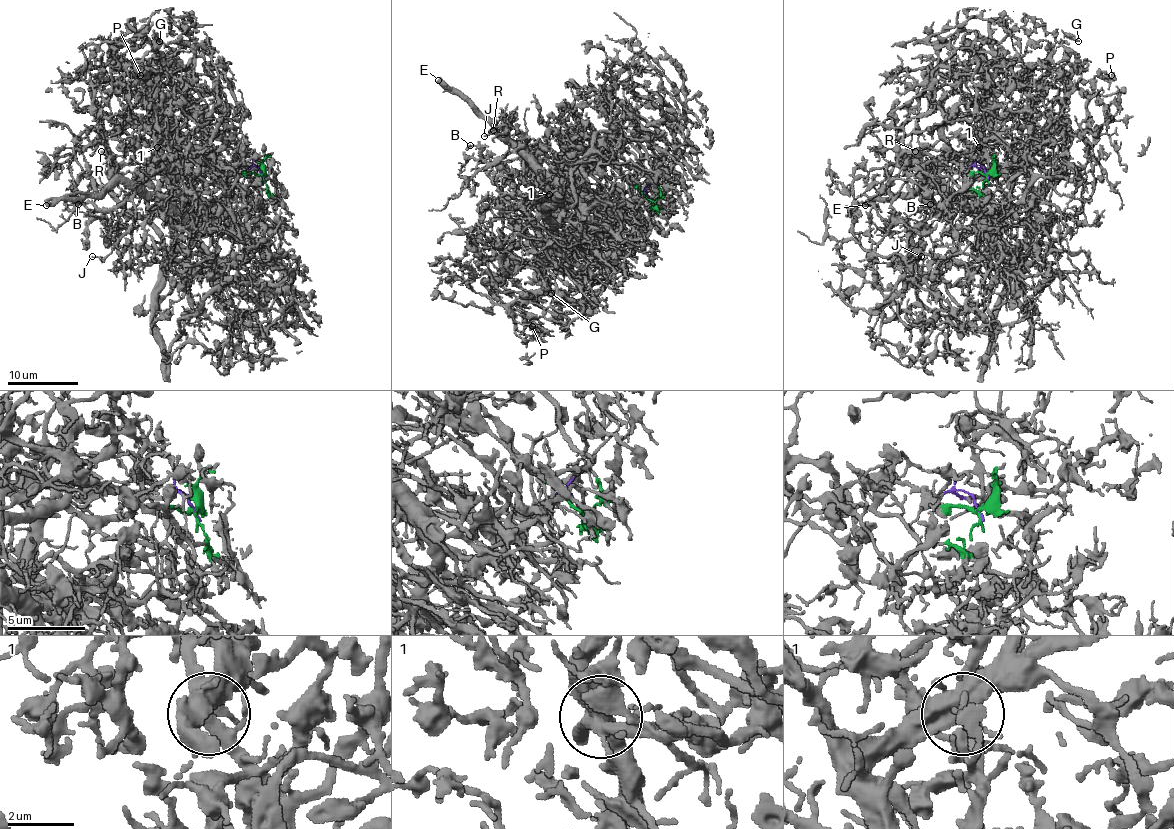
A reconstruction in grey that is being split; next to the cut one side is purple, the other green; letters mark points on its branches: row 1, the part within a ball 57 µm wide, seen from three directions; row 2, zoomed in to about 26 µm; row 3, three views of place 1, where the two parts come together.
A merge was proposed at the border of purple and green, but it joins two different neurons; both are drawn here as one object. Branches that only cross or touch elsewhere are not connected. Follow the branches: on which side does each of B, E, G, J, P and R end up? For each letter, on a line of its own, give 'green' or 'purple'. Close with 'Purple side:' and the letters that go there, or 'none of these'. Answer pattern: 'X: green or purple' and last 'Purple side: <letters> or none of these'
B: purple
E: purple
G: green
J: purple
P: green
R: purple
Purple side: B, E, J, R

